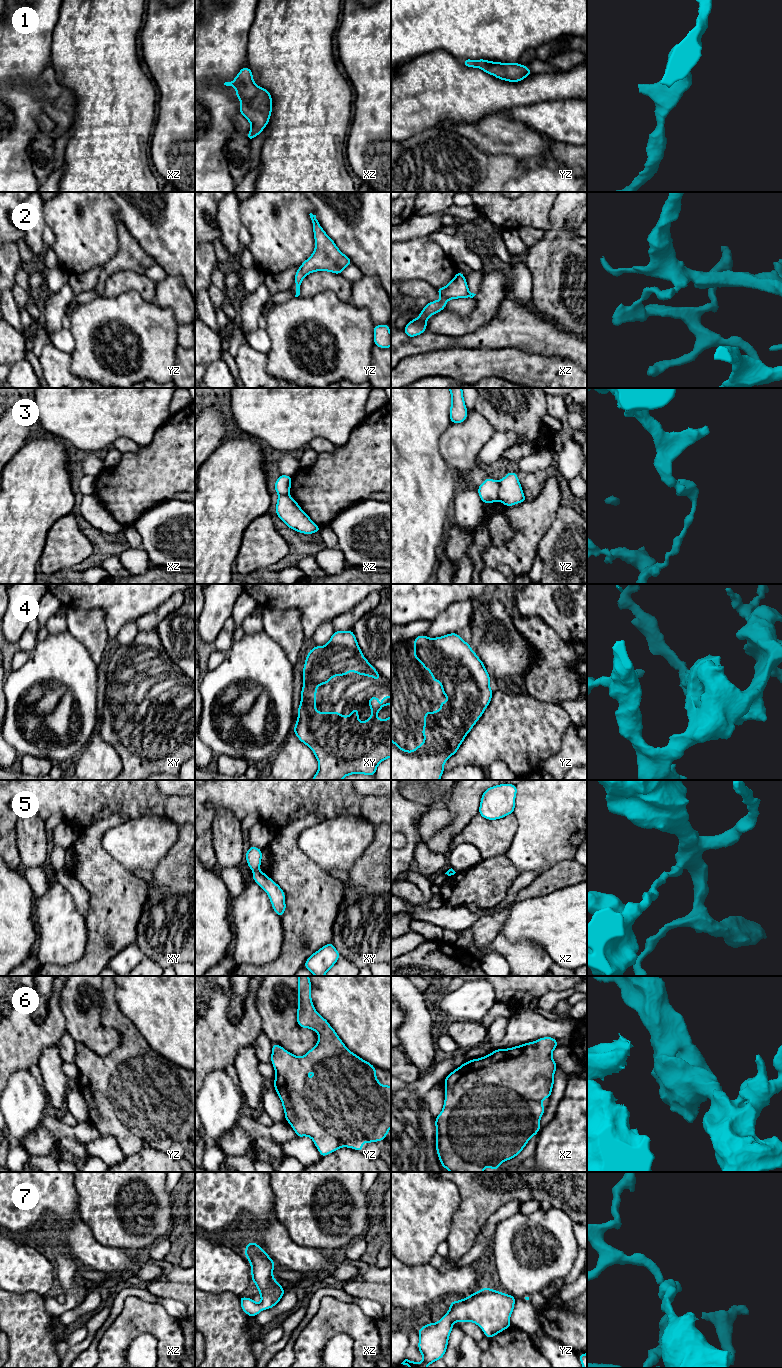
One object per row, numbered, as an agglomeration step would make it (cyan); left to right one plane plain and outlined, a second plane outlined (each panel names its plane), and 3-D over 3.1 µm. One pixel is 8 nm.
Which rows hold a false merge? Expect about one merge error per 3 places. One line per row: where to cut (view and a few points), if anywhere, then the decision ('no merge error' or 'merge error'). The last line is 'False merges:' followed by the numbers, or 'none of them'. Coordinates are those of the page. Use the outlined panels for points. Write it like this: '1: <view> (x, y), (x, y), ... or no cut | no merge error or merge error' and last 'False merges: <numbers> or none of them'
1: no cut | no merge error
2: xz (468, 293), (469, 296) | merge error
3: yz (499, 481), (499, 495), (497, 499) | merge error
4: no cut | no merge error
5: xy (258, 870), (254, 872) | merge error
6: no cut | no merge error
7: no cut | no merge error
False merges: 2, 3, 5

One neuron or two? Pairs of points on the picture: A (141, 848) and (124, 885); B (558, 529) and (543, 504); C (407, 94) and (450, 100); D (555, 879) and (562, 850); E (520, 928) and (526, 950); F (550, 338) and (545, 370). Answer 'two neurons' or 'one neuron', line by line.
A: two neurons
B: two neurons
C: one neuron
D: two neurons
E: two neurons
F: two neurons

